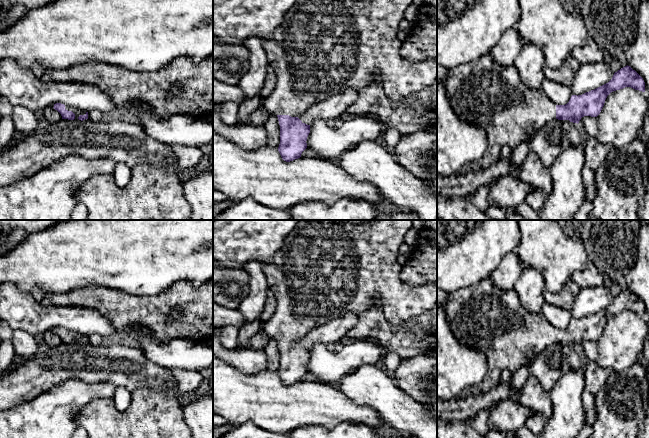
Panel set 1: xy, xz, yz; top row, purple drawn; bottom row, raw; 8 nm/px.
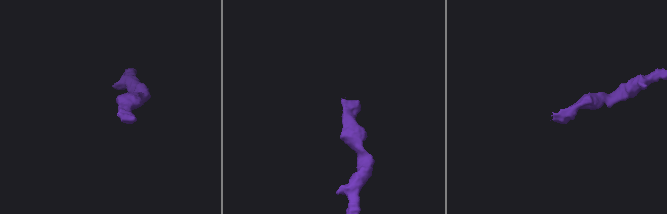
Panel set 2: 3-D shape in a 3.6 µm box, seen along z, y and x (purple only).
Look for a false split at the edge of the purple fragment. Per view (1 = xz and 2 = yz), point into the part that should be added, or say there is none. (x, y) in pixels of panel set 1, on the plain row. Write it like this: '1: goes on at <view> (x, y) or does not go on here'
1: goes on at xz (326, 268)
2: goes on at yz (492, 320)

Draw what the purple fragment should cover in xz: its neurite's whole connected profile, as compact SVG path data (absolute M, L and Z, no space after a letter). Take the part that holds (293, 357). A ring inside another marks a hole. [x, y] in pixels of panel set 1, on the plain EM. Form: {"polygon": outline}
{"polygon": "M300 220L296 229L285 238L283 246L276 252L273 261L270 264L263 264L262 271L276 299L276 310L273 316L261 327L261 331L278 341L280 349L280 368L278 375L284 385L290 386L300 382L302 376L307 372L306 365L310 357L310 349L303 347L298 341L306 337L314 328L322 326L333 319L337 319L348 312L355 312L359 315L374 305L375 297L378 296L385 319L393 329L397 331L408 331L417 326L417 324L413 322L415 318L432 309L437 304L437 281L429 282L421 286L411 286L406 284L400 277L402 265L398 261L400 256L399 248L404 243L406 233L412 227L413 220Z"}

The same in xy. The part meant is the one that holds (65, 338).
{"polygon": "M56 327L52 329L52 331L61 338L62 343L79 343L81 345L88 343L88 336L80 334L76 331L67 330L61 327Z"}

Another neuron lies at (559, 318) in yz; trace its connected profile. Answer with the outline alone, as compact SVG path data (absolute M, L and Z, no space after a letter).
M544 302L541 313L548 322L556 329L565 329L569 326L572 316L570 311L561 309L557 306Z

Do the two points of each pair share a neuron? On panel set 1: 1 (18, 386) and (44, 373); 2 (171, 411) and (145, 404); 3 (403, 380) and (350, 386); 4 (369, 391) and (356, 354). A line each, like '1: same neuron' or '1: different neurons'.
1: same neuron
2: same neuron
3: different neurons
4: different neurons

